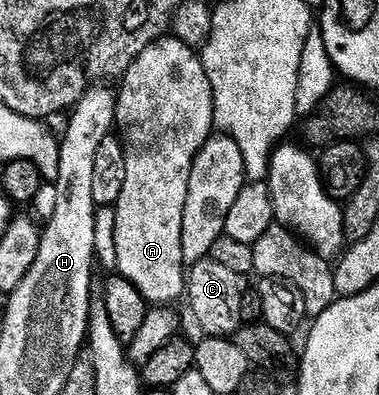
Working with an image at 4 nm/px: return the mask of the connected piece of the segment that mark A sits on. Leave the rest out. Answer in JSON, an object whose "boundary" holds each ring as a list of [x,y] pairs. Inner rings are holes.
{"boundary":[[[165,37],[151,43],[119,83],[116,127],[126,153],[126,182],[114,208],[115,270],[136,286],[145,303],[172,305],[186,291],[182,217],[190,173],[198,153],[214,135],[210,77],[197,48]]]}

